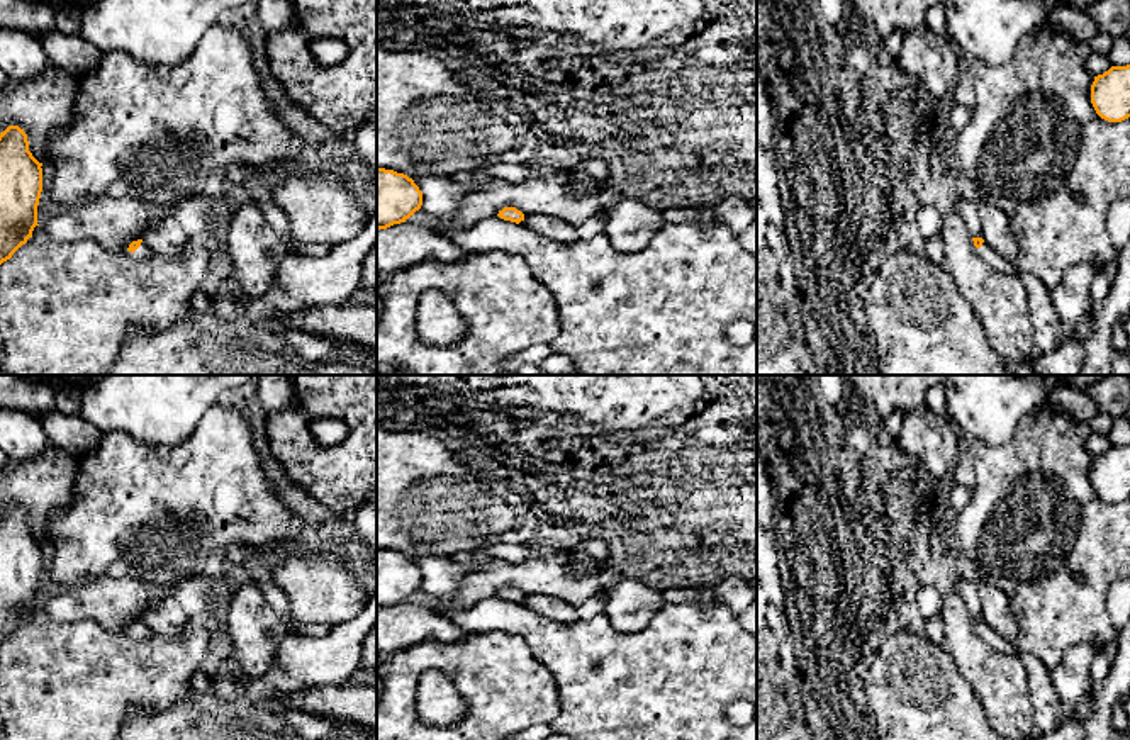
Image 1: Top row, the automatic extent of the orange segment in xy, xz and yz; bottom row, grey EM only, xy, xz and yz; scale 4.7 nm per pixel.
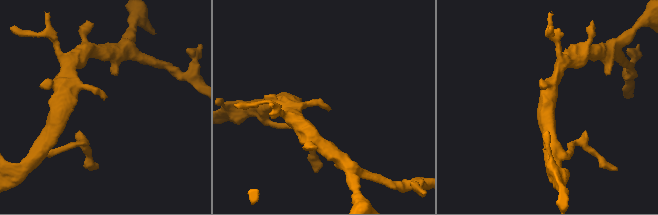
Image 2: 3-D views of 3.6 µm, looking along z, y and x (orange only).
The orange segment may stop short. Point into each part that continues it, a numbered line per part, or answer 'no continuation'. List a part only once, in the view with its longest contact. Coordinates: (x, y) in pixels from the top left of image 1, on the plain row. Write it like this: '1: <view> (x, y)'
1: xy (143, 632)

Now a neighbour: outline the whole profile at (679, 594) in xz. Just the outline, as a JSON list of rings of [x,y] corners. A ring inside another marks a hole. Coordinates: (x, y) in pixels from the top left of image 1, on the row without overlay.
[[[668,589],[662,592],[663,603],[694,603],[701,601],[701,589]]]

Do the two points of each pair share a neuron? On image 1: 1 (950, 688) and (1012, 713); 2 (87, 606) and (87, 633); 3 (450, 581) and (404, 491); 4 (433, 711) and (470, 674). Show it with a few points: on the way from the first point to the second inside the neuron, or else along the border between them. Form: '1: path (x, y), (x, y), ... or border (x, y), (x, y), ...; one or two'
1: border (956, 666), (990, 722); two
2: border (48, 618), (99, 622), (124, 633); two
3: border (453, 557), (413, 559); two
4: border (425, 671), (443, 672), (460, 693), (460, 722); two

